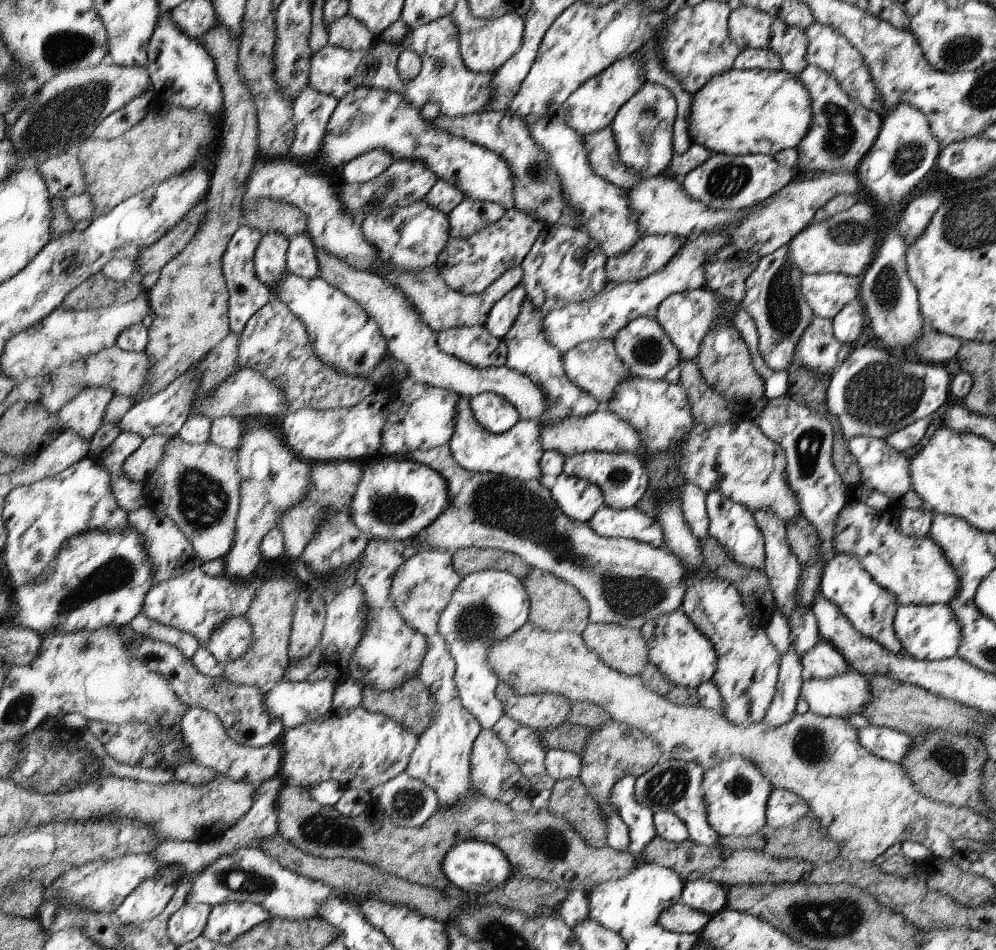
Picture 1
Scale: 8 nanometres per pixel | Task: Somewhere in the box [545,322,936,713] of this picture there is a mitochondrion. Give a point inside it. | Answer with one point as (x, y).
(879, 397)

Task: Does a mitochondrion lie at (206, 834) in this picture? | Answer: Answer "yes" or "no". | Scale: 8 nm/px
no

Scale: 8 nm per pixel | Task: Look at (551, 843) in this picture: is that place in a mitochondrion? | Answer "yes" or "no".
yes

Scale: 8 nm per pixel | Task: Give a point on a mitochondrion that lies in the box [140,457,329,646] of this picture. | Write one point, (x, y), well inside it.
(204, 503)

